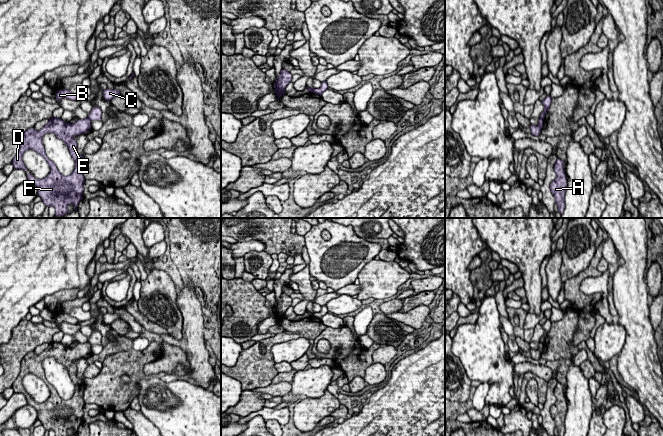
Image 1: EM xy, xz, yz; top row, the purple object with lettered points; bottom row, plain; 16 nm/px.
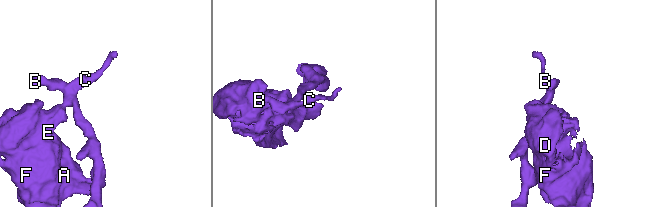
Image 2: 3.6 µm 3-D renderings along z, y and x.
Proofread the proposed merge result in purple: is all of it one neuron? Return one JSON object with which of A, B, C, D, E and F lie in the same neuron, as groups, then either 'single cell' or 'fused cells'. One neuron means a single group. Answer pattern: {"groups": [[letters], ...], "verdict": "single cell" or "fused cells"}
{"groups": [["A", "D", "E", "F"], ["B", "C"]], "verdict": "fused cells"}

